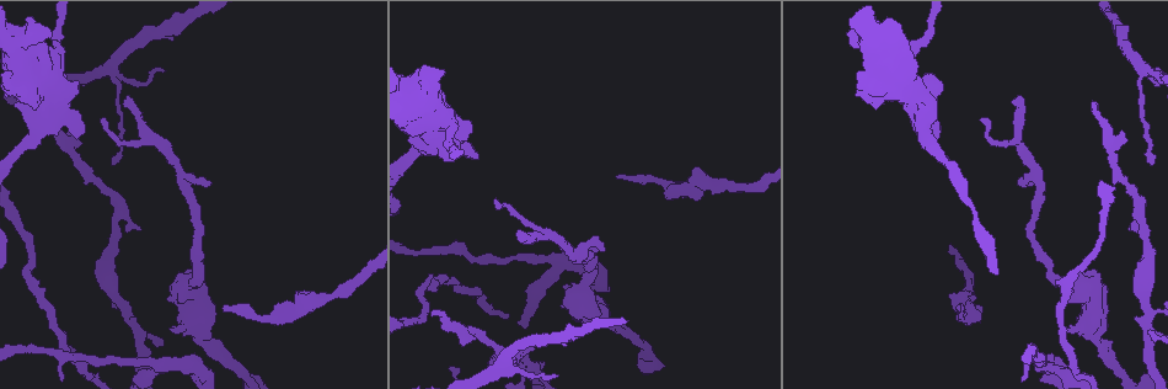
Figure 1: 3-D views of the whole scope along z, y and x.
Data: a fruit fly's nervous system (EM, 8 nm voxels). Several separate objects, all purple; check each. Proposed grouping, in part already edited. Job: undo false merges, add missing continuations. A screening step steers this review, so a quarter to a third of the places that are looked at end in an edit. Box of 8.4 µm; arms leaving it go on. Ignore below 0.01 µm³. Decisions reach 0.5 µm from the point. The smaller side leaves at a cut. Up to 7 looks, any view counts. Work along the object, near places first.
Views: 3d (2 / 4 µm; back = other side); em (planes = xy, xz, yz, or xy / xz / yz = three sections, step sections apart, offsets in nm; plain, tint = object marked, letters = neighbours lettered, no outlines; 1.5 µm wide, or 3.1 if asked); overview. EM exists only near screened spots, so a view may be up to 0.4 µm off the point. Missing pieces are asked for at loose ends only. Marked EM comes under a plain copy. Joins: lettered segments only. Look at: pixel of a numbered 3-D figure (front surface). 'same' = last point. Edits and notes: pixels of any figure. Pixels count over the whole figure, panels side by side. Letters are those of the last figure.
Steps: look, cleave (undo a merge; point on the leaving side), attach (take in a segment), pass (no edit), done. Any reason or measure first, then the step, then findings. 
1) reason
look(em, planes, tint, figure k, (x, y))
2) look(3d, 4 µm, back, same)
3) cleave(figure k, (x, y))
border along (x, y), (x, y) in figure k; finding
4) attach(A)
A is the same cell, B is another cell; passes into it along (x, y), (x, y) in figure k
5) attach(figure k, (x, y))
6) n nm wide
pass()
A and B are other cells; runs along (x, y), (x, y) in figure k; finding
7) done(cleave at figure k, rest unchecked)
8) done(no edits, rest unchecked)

thin end
look(em, planes, letters, figure 1, (617, 177))

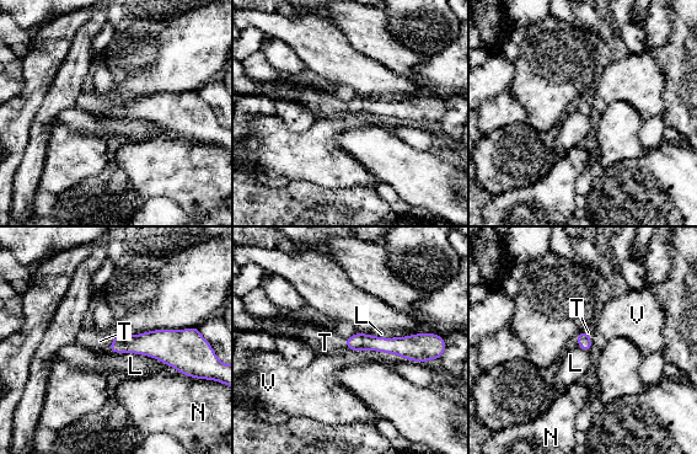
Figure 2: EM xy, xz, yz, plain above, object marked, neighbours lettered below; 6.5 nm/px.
L touches over 500 nm
attach(T)
T is the same cell, L, N and V are other cells; passes into it along (150, 343), (112, 342), (100, 341) in figure 2; it goes on there

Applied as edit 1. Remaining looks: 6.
redraw
look(overview)

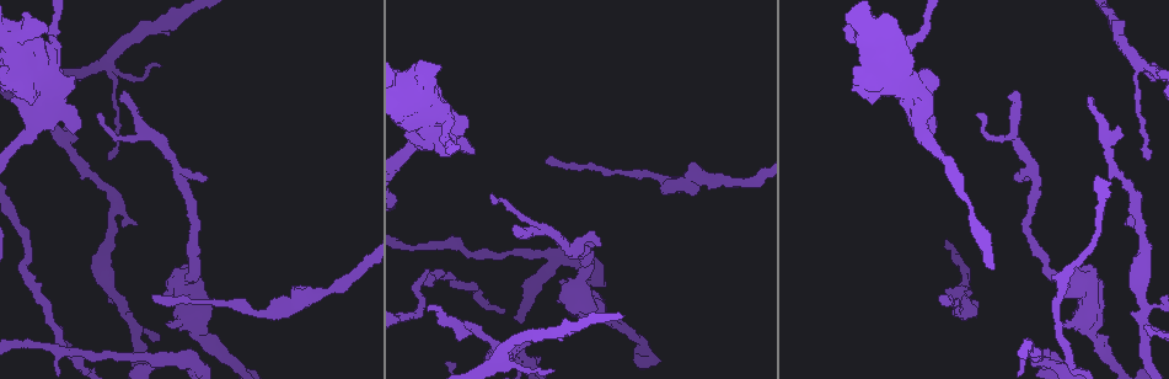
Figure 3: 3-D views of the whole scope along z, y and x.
sharp bend
look(em, yz, step 8, letters, figure 3, (1088, 329))

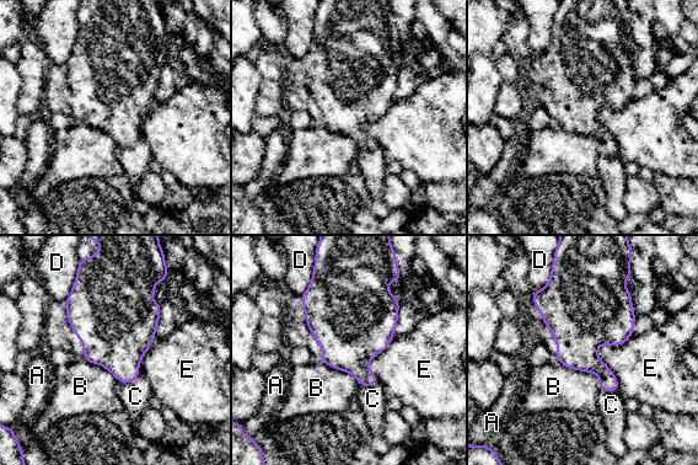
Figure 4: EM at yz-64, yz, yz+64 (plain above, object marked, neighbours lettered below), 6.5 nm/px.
look(em, planes, letters, same)

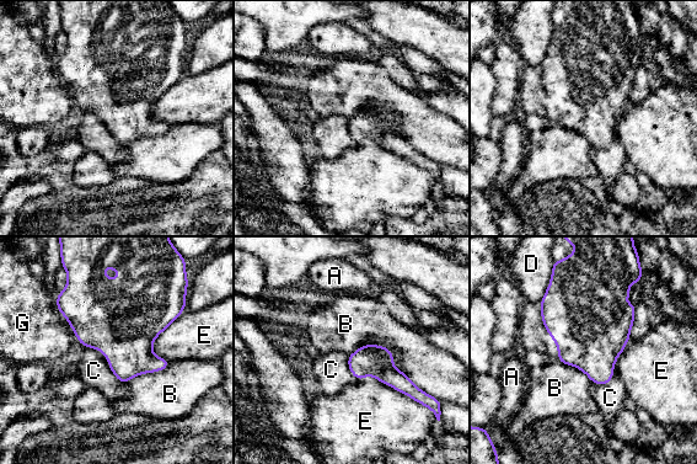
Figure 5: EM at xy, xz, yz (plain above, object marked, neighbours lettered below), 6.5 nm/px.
pass()
A, B, C, D, E and G are other cells; border along (100, 352), (123, 384) in figure 5; continuous, no second neuron

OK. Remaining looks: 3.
free end
look(3d, 2 µm, figure 3, (1091, 100))

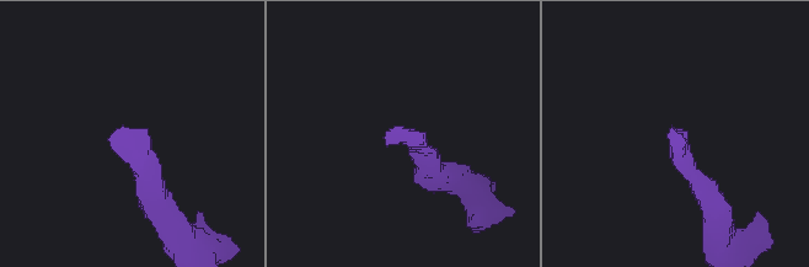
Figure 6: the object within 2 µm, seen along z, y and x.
now the EM
look(em, planes, letters, figure 6, (672, 130))

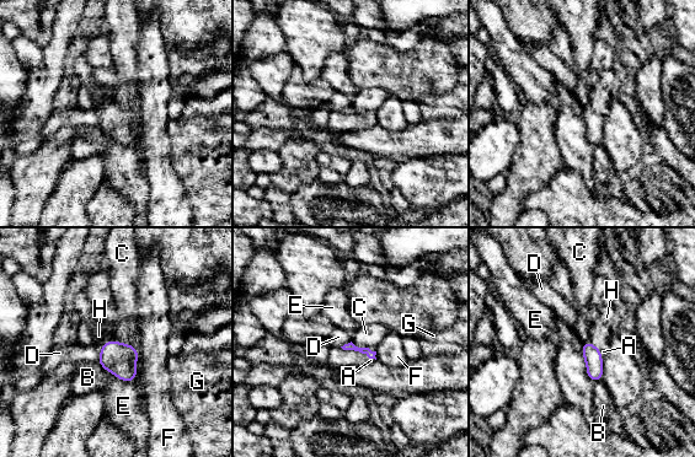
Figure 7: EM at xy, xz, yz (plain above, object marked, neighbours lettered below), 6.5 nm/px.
attach(H)
H is the same cell, A, B, C, D, E, F and G are other cells; passes into it along (370, 354), (356, 350), (338, 358) in figure 7; it goes on there

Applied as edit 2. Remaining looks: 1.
done(attach at figure 2, attach at figure 7, rest unchecked)

